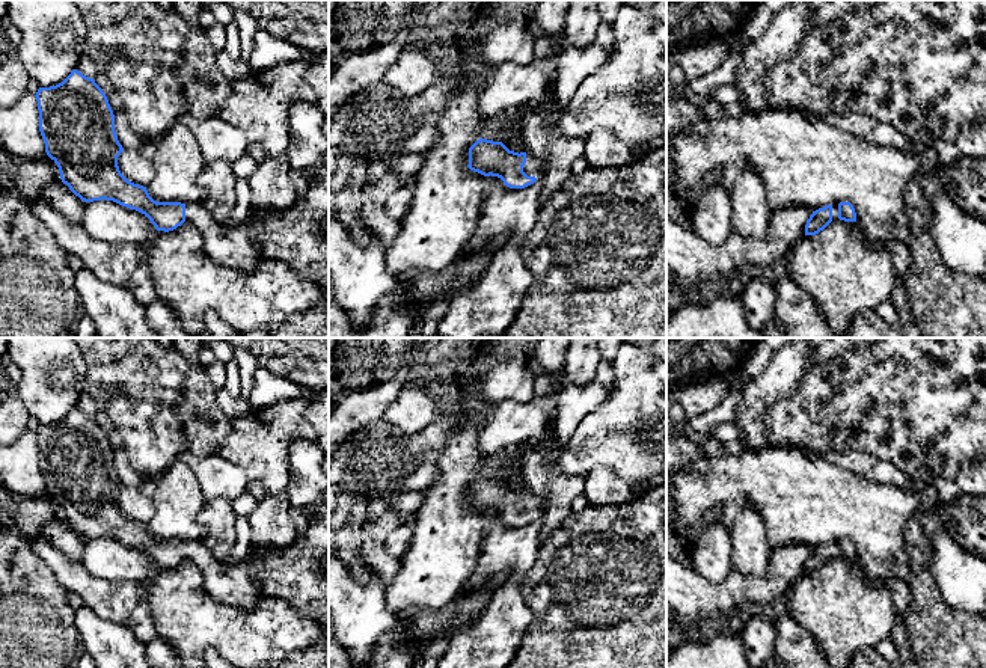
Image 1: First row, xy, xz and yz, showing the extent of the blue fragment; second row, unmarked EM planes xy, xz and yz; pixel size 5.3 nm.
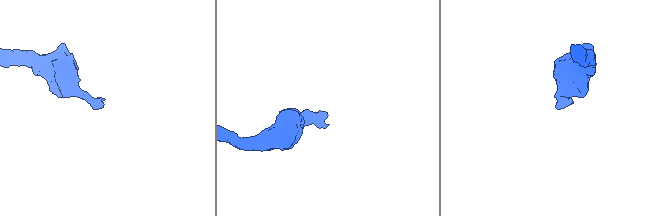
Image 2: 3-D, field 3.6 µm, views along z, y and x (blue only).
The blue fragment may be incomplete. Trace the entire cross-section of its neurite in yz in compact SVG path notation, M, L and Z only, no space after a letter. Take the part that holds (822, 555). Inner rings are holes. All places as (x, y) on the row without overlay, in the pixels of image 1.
M850 540L826 543L813 549L805 562L805 573L816 573L823 568L831 559L844 558L856 559L856 550Z

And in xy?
M72 407L59 422L36 430L39 469L47 493L57 502L60 517L84 540L113 538L145 552L157 568L173 568L190 559L201 571L207 593L225 603L250 608L265 596L246 559L223 567L204 541L157 540L146 525L128 519L119 508L118 495L124 489L115 469L115 452L103 427L93 416Z

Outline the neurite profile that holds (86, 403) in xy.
M86 392L80 397L75 407L89 416L95 416L100 412L95 400Z

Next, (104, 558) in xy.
M106 537L84 540L81 564L93 578L112 584L133 582L140 588L149 584L157 570L145 552Z

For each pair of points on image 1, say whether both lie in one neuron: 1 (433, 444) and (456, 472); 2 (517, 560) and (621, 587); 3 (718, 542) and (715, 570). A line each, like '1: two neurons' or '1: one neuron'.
1: two neurons
2: two neurons
3: one neuron

